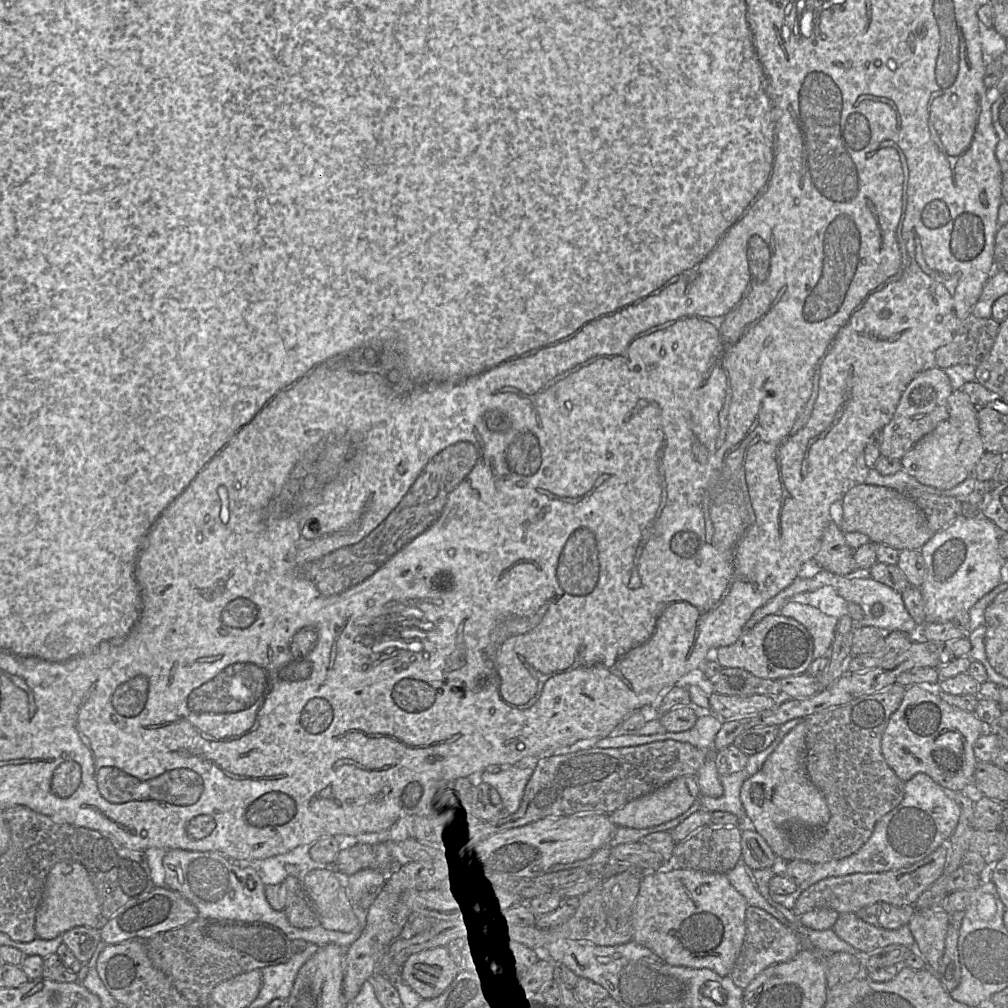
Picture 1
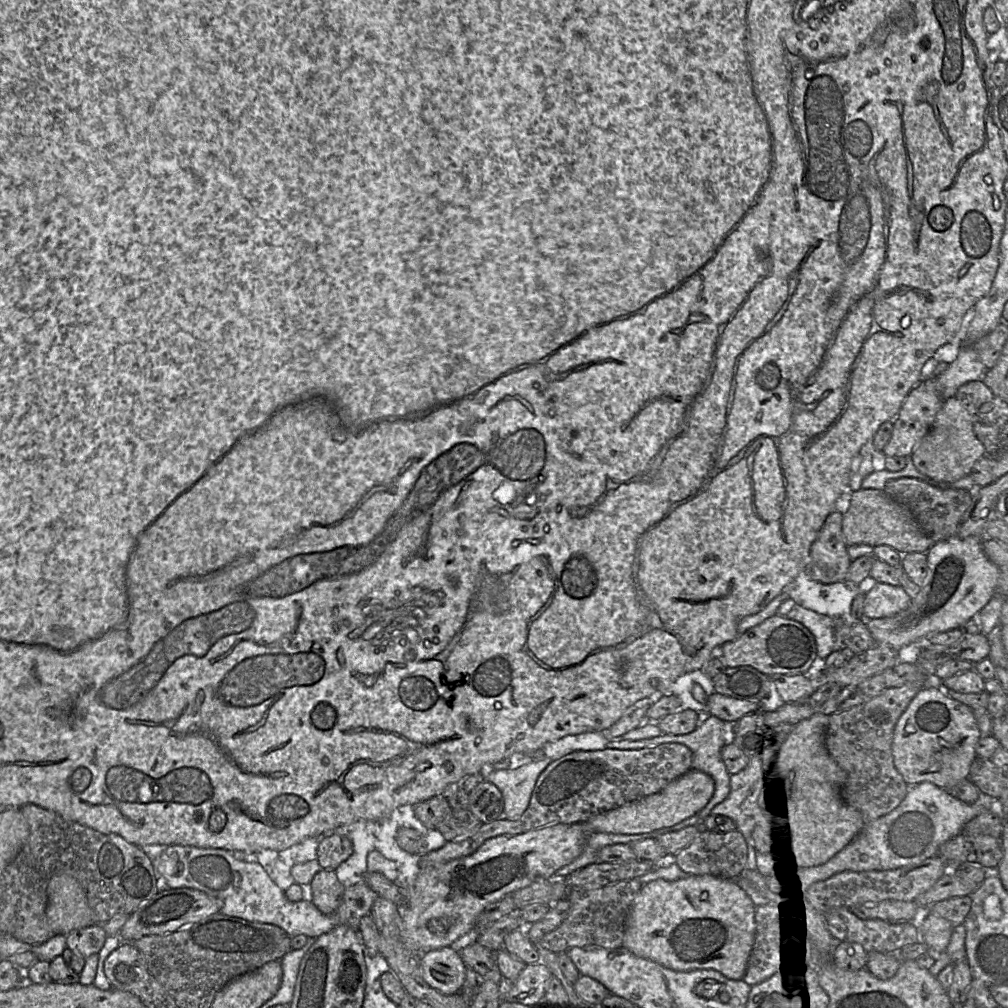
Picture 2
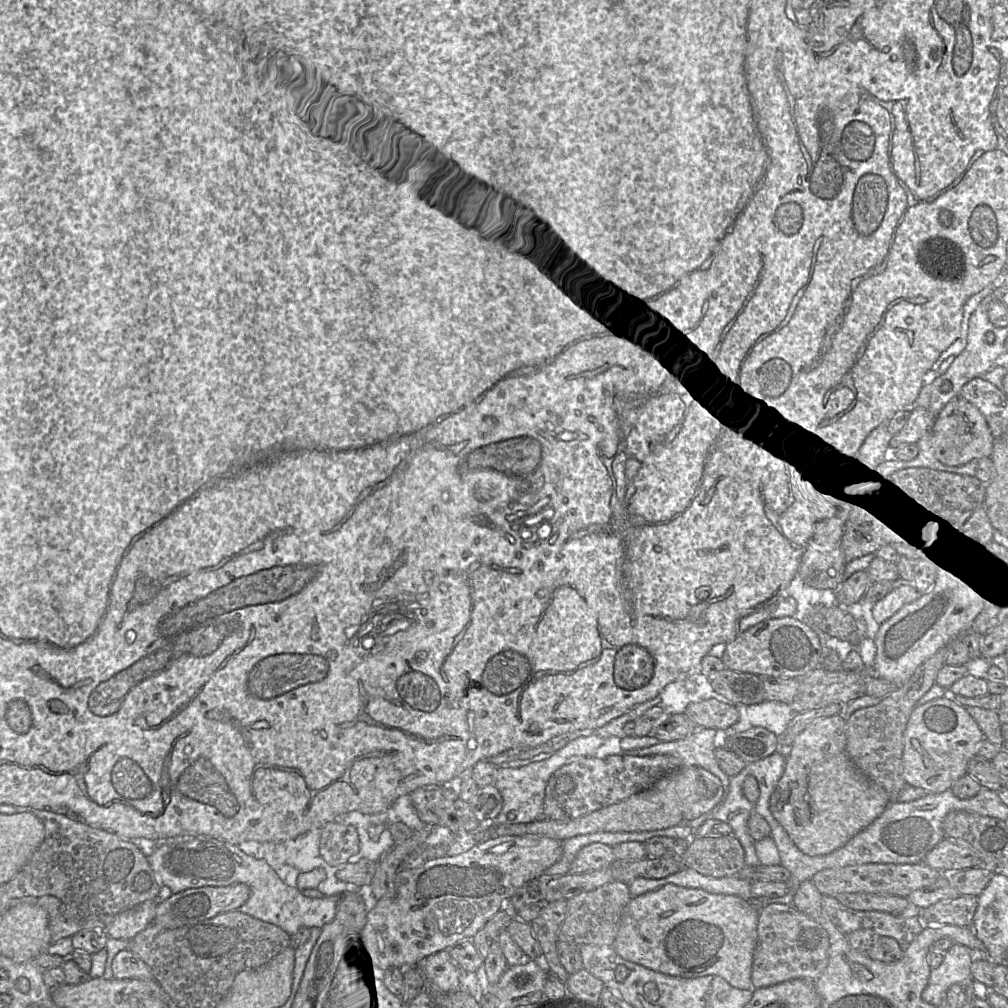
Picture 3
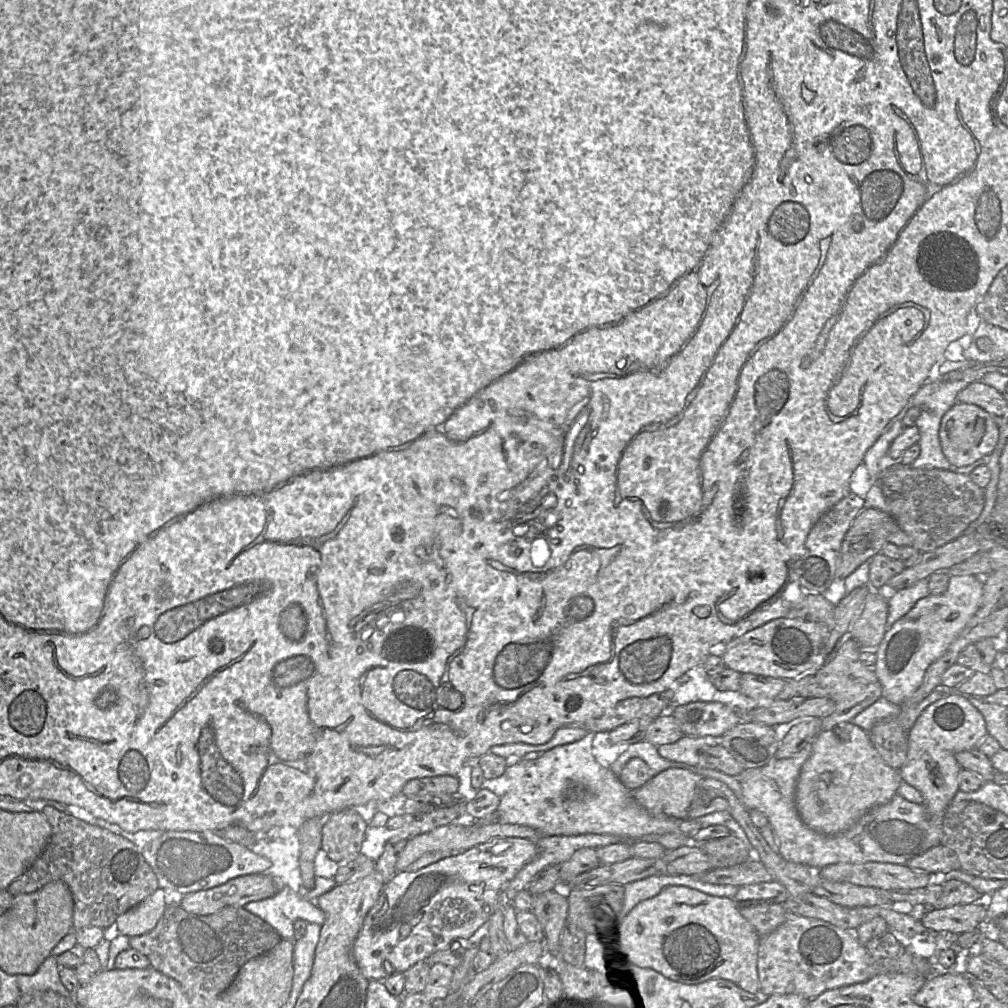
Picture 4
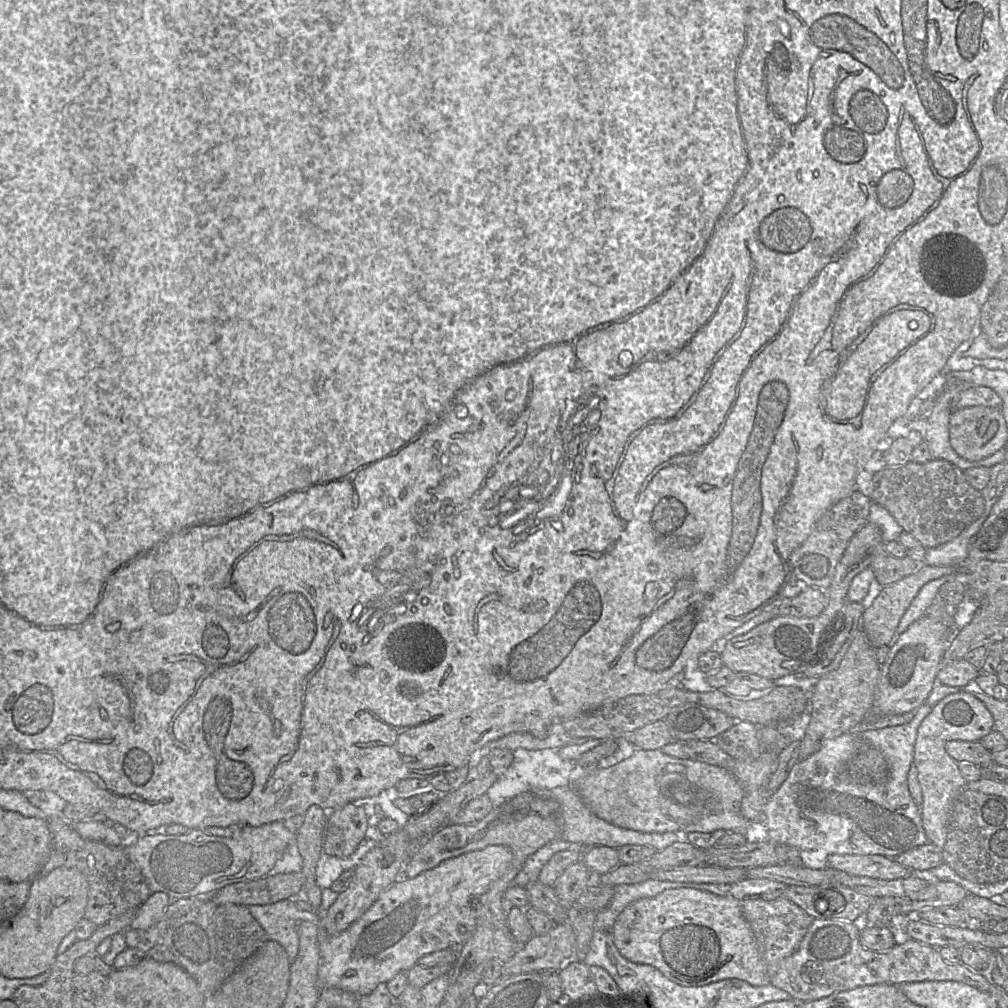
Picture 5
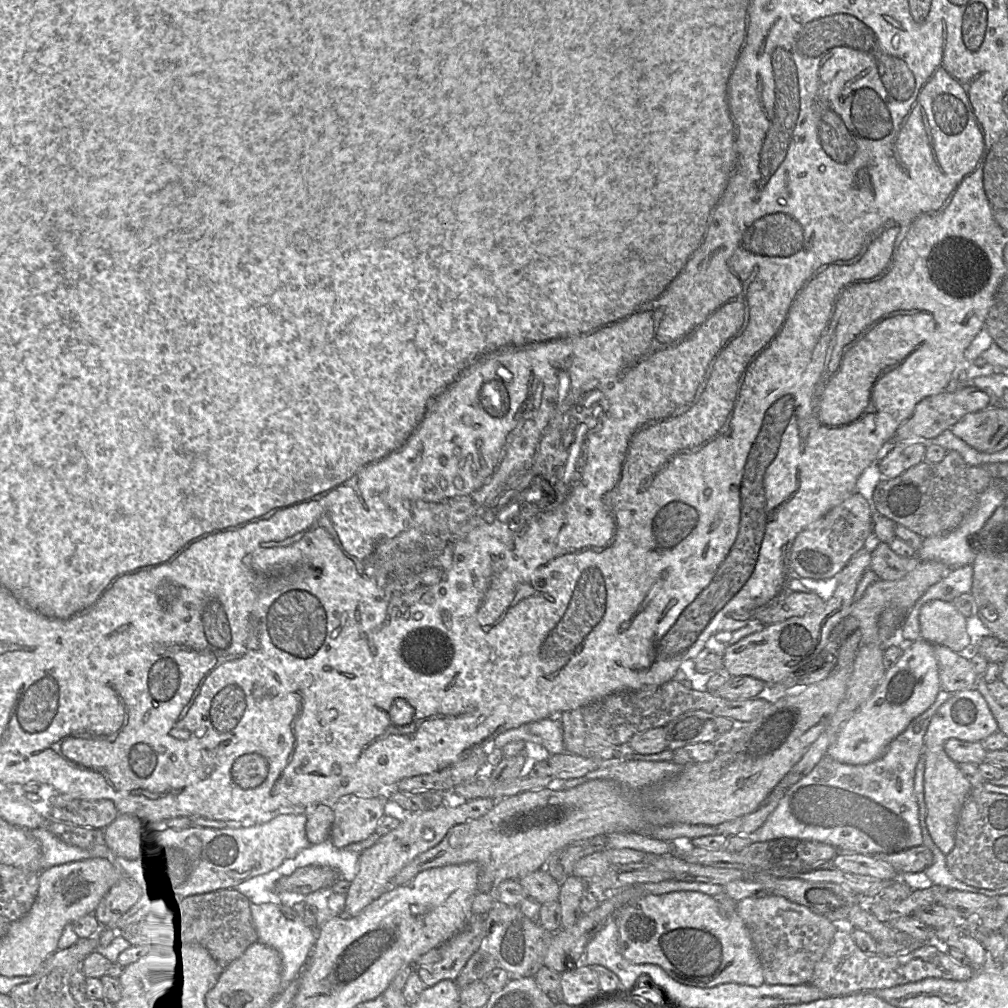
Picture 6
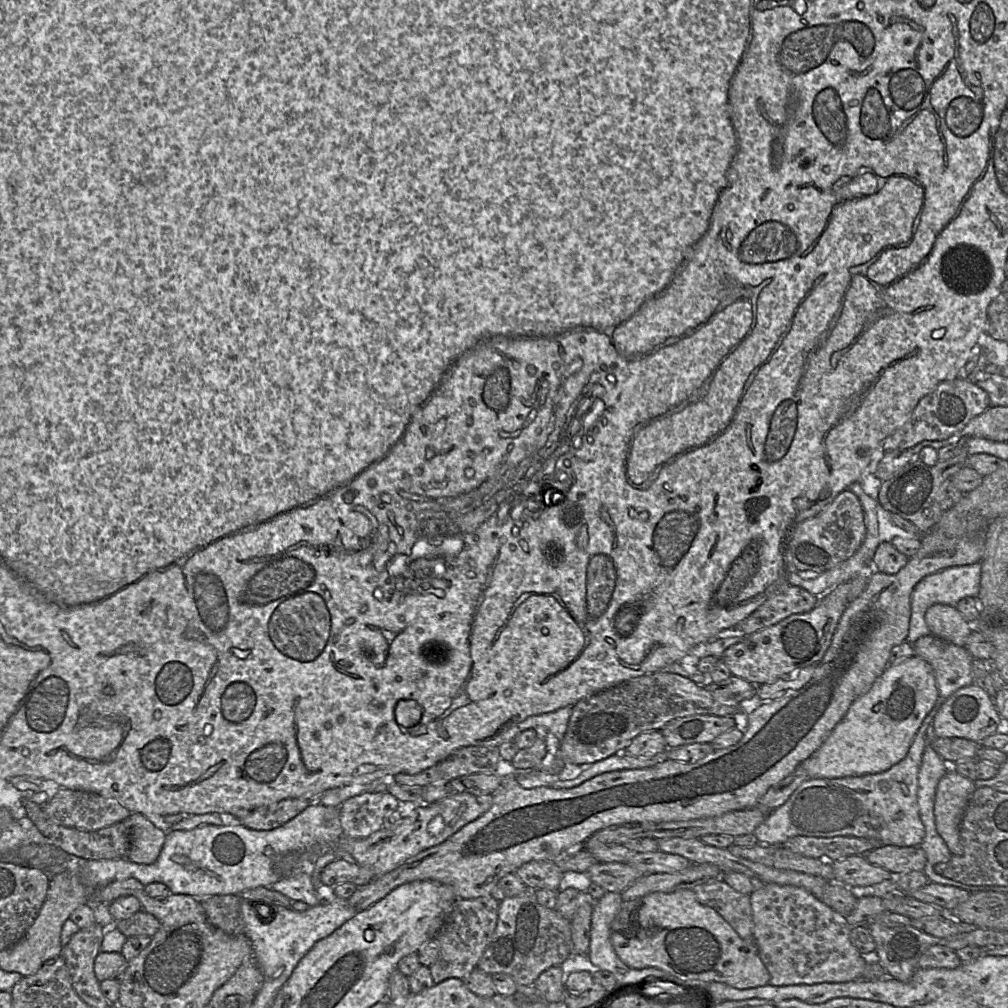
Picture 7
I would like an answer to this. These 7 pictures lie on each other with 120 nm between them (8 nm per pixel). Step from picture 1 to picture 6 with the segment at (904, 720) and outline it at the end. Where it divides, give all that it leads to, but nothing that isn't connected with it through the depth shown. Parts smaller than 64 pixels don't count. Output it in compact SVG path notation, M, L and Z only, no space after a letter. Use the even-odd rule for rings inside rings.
M974 689L956 692L953 697L939 707L927 727L923 749L926 826L932 840L945 855L949 854L954 847L958 815L973 787L964 777L957 763L947 756L944 744L950 738L982 742L997 731L997 721L986 700L978 690Z

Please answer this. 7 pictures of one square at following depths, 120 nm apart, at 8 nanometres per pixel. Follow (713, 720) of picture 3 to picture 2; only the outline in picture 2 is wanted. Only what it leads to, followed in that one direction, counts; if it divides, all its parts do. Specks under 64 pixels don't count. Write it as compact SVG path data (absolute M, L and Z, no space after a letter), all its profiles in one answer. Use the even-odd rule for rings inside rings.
M716 692L707 697L705 704L705 713L730 723L736 723L743 716L758 711L759 702L739 700Z

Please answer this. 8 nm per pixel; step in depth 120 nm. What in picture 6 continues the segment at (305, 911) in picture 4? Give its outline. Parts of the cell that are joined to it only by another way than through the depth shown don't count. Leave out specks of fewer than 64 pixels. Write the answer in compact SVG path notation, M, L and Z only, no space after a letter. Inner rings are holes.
M251 903L250 912L253 919L257 942L264 943L277 950L281 956L281 991L294 979L299 979L299 974L304 968L317 939L317 930L304 924L301 917L294 920L287 919L279 906L273 903Z

